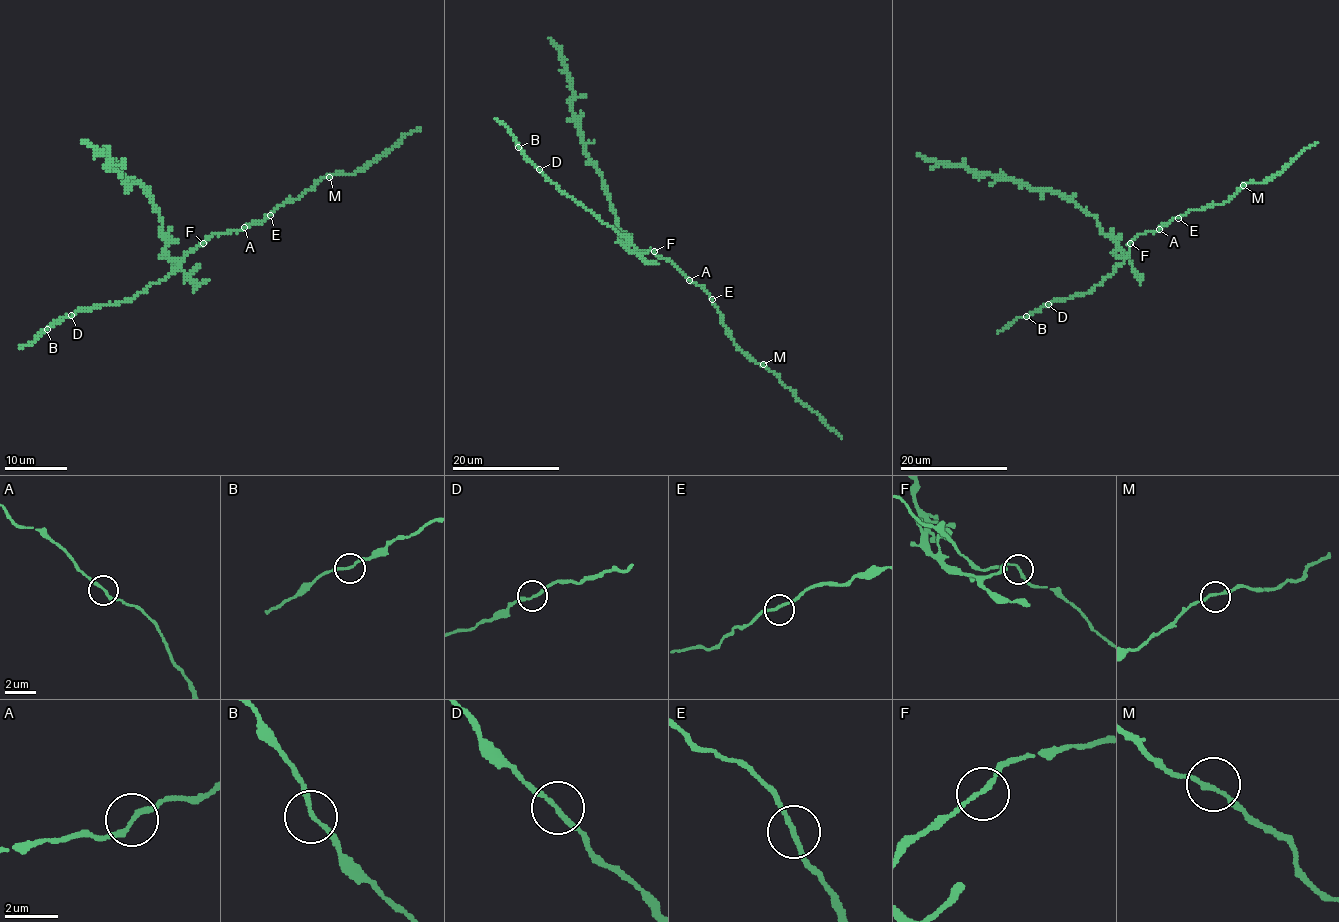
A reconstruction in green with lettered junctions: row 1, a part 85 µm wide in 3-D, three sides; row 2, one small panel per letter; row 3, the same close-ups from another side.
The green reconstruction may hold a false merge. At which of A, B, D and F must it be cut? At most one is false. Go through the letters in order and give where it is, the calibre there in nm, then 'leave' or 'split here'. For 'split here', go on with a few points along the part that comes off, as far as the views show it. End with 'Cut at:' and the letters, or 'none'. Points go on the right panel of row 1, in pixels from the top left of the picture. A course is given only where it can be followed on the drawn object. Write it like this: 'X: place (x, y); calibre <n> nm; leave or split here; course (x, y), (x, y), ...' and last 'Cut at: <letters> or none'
A: place (1159, 229); calibre 180 nm; leave
B: place (1026, 316); calibre 150 nm; leave
D: place (1048, 304); calibre 170 nm; leave
F: place (1130, 243); calibre 150 nm; leave
Cut at: none

